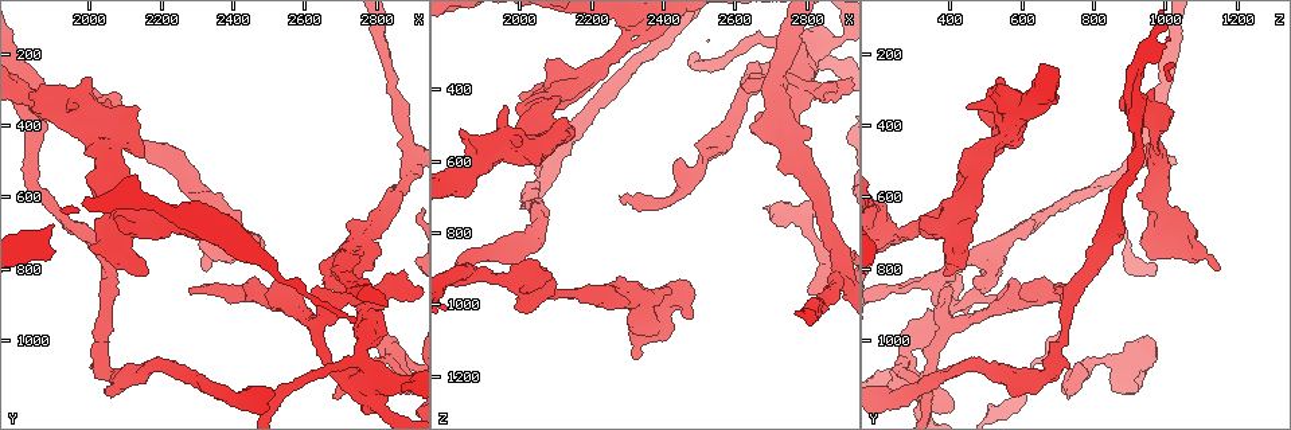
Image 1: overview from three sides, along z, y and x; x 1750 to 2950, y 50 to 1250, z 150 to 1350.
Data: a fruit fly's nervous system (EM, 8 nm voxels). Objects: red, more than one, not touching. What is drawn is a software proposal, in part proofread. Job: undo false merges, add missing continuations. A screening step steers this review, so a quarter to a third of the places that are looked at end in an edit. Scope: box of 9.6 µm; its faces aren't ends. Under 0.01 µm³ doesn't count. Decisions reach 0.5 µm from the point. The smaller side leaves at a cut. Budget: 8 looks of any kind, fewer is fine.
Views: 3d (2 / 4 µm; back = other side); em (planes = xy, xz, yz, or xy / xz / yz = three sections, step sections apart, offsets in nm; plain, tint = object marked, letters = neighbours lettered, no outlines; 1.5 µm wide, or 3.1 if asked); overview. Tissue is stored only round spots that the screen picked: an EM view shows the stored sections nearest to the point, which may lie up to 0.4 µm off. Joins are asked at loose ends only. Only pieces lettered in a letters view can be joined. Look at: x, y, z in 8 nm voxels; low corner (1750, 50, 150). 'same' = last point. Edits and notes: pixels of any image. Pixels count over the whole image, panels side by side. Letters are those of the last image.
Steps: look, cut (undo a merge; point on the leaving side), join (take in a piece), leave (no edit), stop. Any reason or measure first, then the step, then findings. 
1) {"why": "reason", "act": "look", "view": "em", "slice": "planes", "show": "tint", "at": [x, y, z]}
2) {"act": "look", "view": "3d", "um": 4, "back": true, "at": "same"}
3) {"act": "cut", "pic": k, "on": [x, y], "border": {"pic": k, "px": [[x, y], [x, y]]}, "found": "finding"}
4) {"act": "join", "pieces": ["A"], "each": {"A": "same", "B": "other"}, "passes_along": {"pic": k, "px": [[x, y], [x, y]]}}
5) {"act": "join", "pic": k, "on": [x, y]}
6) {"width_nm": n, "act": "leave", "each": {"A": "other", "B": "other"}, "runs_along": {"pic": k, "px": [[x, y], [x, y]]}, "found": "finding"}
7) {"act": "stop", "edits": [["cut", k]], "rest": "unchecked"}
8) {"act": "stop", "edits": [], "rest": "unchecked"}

{"why": "a narrow waist", "act": "look", "view": "em", "slice": "xy", "step": 4, "show": "tint", "at": [2030, 970, 720]}

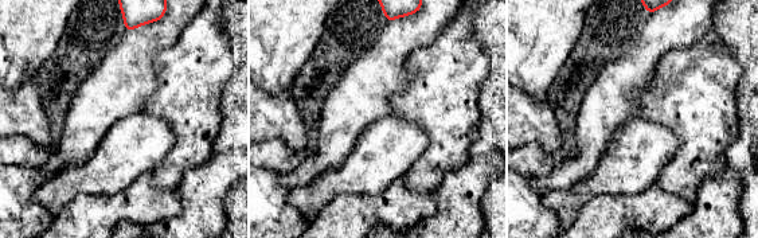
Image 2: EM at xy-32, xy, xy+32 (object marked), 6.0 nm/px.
{"why": "cut it another way", "act": "look", "view": "em", "slice": "planes", "show": "letters", "at": "same"}

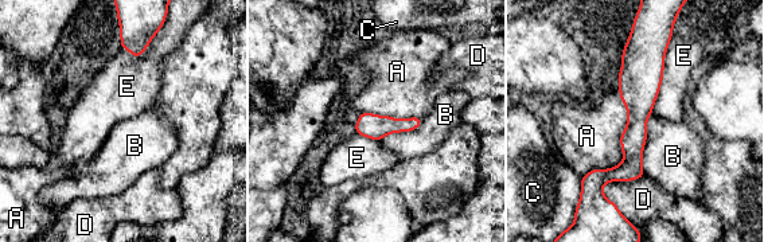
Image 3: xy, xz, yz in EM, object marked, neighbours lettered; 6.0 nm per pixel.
{"width_nm": 150, "act": "leave", "each": {"A": "other", "B": "other", "C": "other", "D": "other", "E": "other"}, "runs_along": {"pic": 3, "px": [[642, 43], [632, 159], [599, 184], [599, 195]]}, "found": "all the same neuron"}

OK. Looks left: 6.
{"why": "branch stops here", "act": "look", "view": "3d", "um": 2, "at": [2160, 820, 390]}

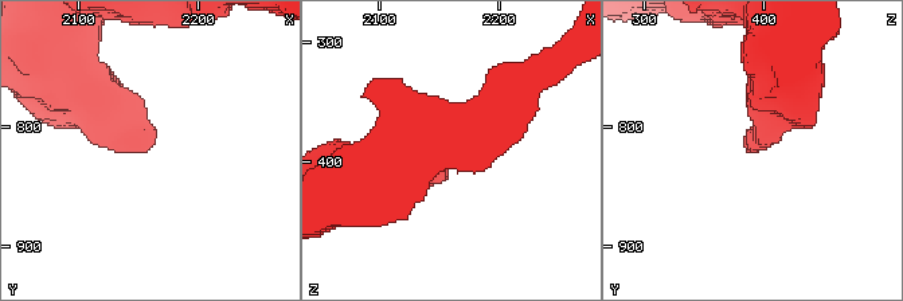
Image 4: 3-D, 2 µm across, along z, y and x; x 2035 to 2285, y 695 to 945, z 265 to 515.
{"why": "shape alone is not enough", "act": "look", "view": "em", "slice": "planes", "show": "tint", "at": [2154, 824, 388]}

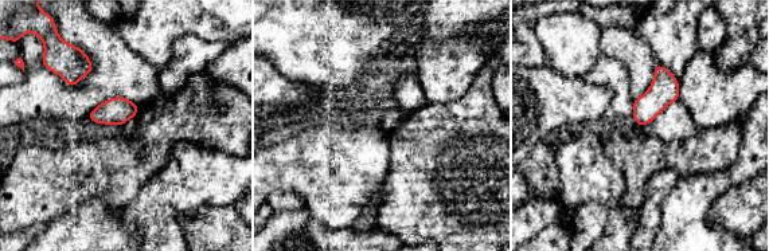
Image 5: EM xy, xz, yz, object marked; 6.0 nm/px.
{"act": "look", "view": "em", "slice": "planes", "show": "letters", "at": "same"}

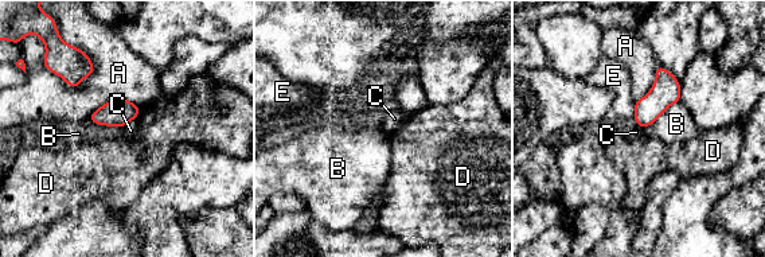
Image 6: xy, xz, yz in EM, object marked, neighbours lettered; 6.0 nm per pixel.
{"act": "leave", "each": {"A": "other", "B": "other", "C": "other", "D": "other", "E": "other"}, "found": "no lettered piece goes on from it"}

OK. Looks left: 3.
{"why": "thick end", "act": "look", "view": "3d", "um": 2, "at": [1950, 350, 450]}

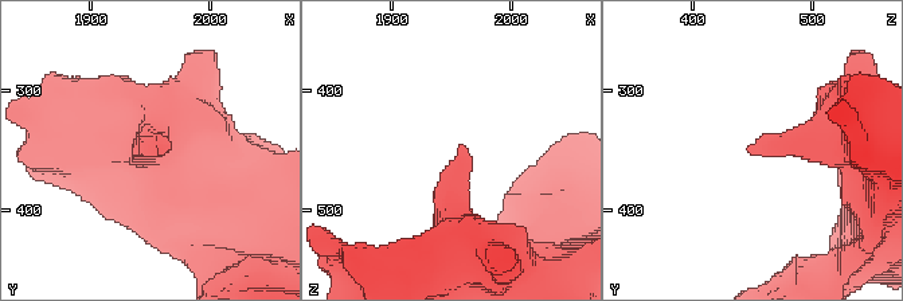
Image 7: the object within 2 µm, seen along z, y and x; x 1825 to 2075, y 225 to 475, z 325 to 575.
{"act": "look", "view": "em", "slice": "planes", "show": "letters", "at": [1958, 346, 448]}

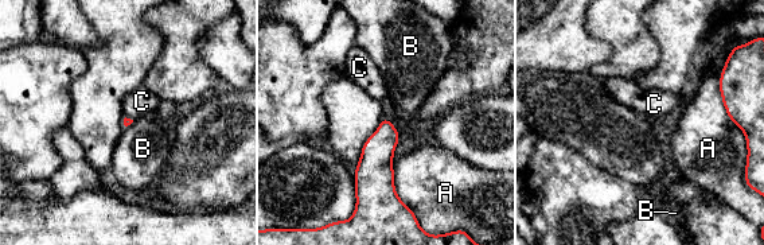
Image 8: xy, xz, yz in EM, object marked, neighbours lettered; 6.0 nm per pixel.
{"act": "leave", "each": {"A": "other", "B": "other", "C": "other"}, "border": {"pic": 8, "px": [[384, 116], [400, 136]]}, "found": "no lettered piece goes on from it"}

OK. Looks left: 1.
{"act": "stop", "edits": [], "rest": "unchecked"}

